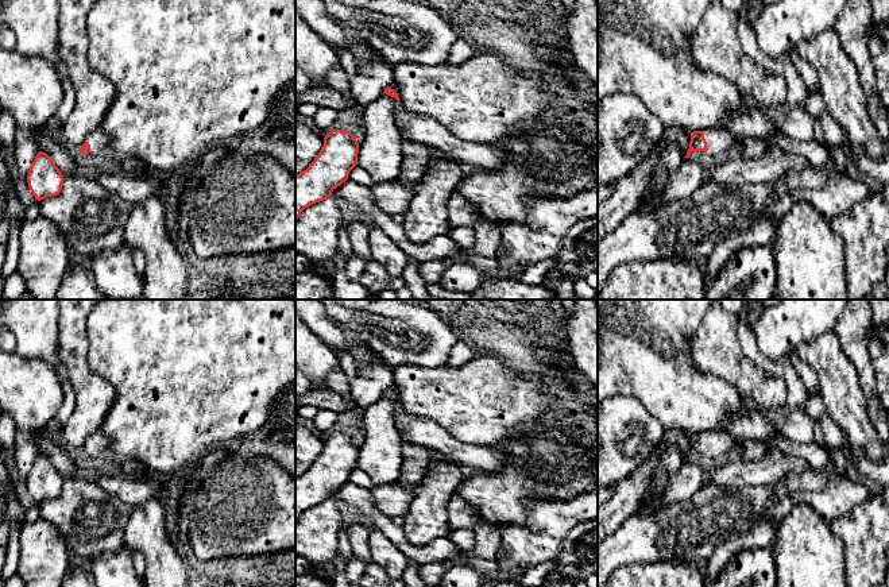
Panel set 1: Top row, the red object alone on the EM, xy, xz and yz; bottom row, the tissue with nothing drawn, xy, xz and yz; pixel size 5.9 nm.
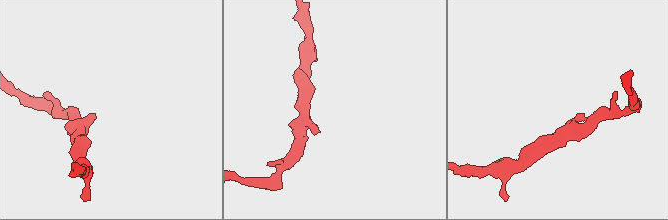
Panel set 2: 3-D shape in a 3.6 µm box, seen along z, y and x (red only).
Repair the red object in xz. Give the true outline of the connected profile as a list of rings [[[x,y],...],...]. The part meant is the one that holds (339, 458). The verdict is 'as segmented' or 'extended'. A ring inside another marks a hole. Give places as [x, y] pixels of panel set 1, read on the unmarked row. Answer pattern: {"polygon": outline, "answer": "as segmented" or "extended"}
{"polygon": [[[332,432],[324,440],[324,448],[306,472],[295,476],[295,522],[301,514],[332,498],[332,494],[348,482],[357,467],[359,445],[344,432]]], "answer": "as segmented"}

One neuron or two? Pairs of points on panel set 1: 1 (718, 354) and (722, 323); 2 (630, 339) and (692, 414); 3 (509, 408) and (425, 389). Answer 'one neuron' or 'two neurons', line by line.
1: one neuron
2: one neuron
3: one neuron

